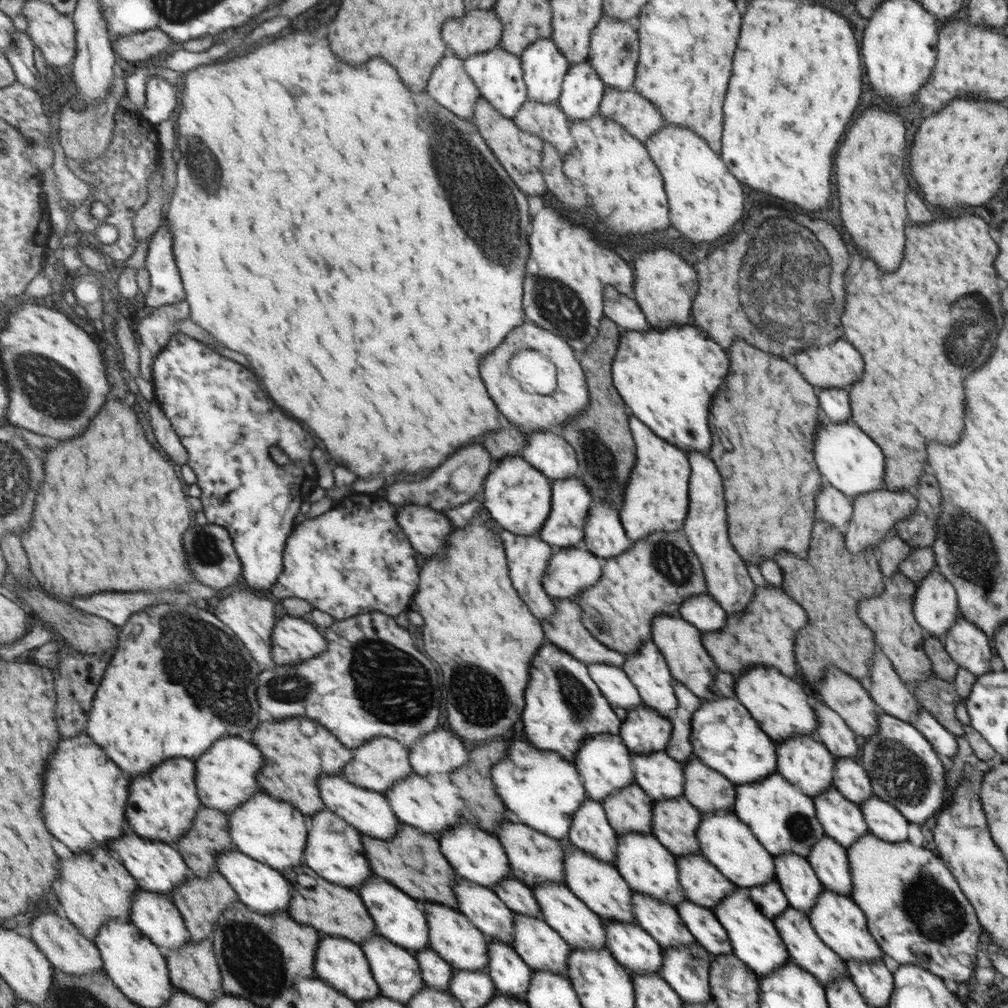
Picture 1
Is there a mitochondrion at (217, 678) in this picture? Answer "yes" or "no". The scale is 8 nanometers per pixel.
yes

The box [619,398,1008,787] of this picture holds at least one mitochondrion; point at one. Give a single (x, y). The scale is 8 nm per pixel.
(967, 553)

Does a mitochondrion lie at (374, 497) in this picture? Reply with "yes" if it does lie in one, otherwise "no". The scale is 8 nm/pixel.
no

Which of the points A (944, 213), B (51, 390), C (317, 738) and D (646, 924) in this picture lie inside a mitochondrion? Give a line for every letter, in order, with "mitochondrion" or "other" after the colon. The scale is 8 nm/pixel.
A: other
B: mitochondrion
C: other
D: other

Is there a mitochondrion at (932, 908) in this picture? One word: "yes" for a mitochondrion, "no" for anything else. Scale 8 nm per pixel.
yes

